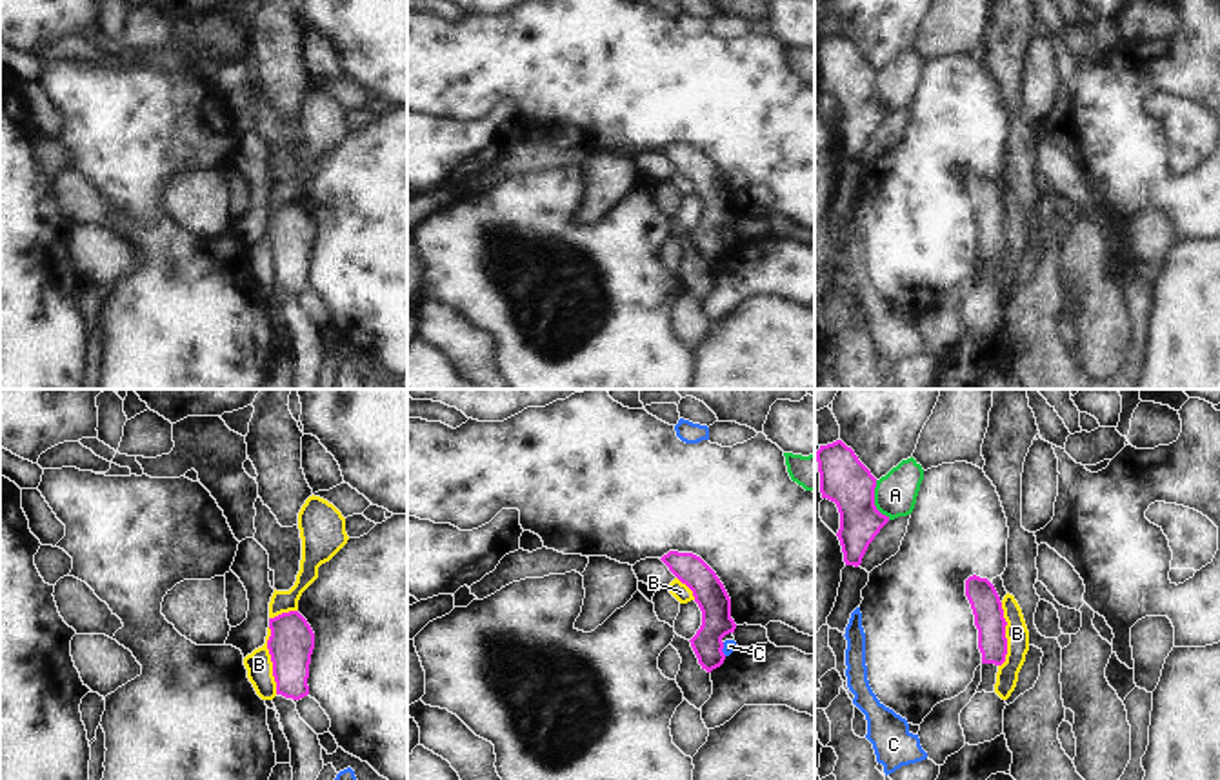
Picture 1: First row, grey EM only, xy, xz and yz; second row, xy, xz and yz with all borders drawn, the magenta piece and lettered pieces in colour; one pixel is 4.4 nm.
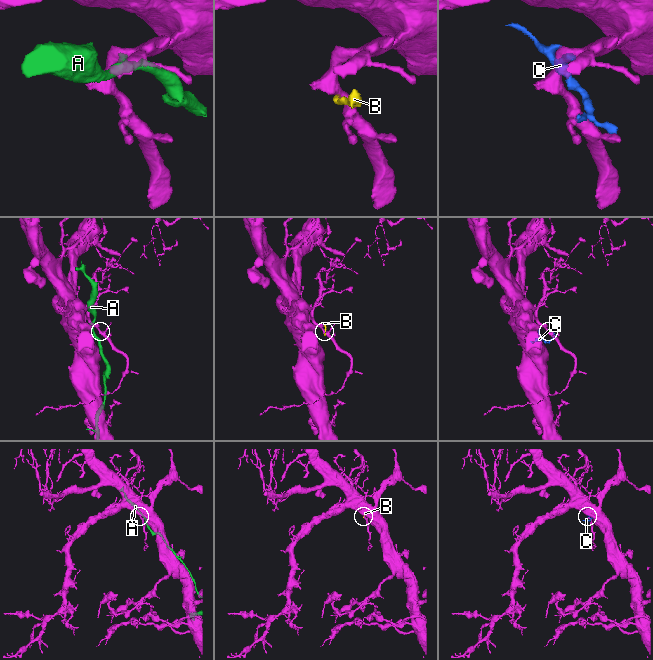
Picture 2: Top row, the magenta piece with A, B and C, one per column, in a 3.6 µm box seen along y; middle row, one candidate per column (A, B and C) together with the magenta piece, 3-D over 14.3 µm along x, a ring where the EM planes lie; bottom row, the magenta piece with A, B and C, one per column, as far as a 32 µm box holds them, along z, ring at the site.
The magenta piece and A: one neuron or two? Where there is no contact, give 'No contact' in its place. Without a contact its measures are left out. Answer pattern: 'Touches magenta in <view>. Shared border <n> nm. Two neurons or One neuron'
Touches magenta in yz. Shared border 190 nm. Two neurons.

